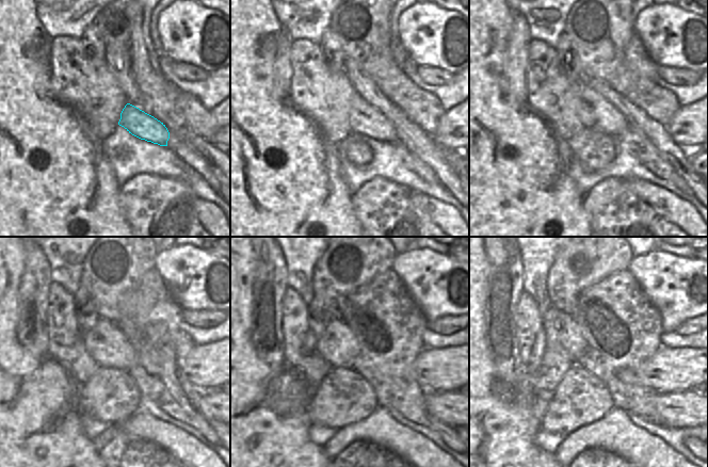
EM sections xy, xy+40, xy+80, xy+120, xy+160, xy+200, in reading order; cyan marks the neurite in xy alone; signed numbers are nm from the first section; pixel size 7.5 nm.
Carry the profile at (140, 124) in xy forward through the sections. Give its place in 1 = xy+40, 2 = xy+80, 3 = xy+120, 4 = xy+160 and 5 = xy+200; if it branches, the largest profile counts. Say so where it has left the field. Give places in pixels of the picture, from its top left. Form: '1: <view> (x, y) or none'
1: xy+40 (365, 119)
2: xy+80 (598, 115)
3: xy+120 (119, 353)
4: xy+160 (351, 344)
5: xy+200 (584, 342)

